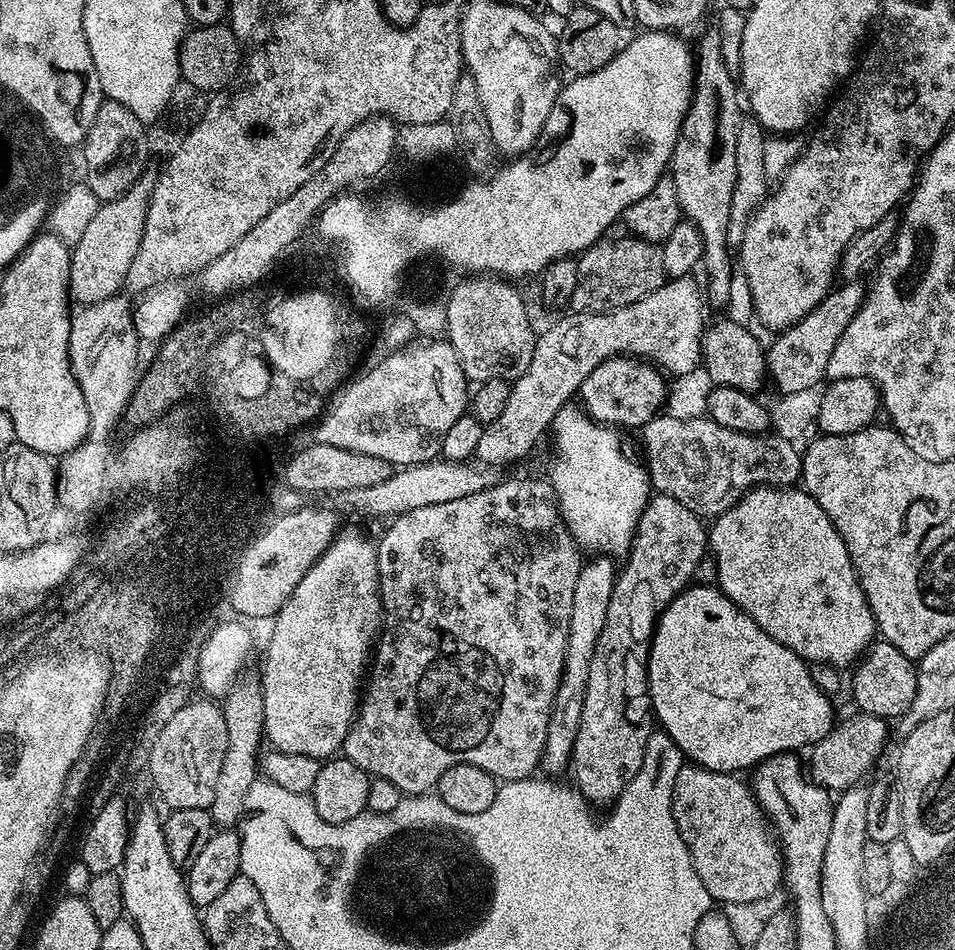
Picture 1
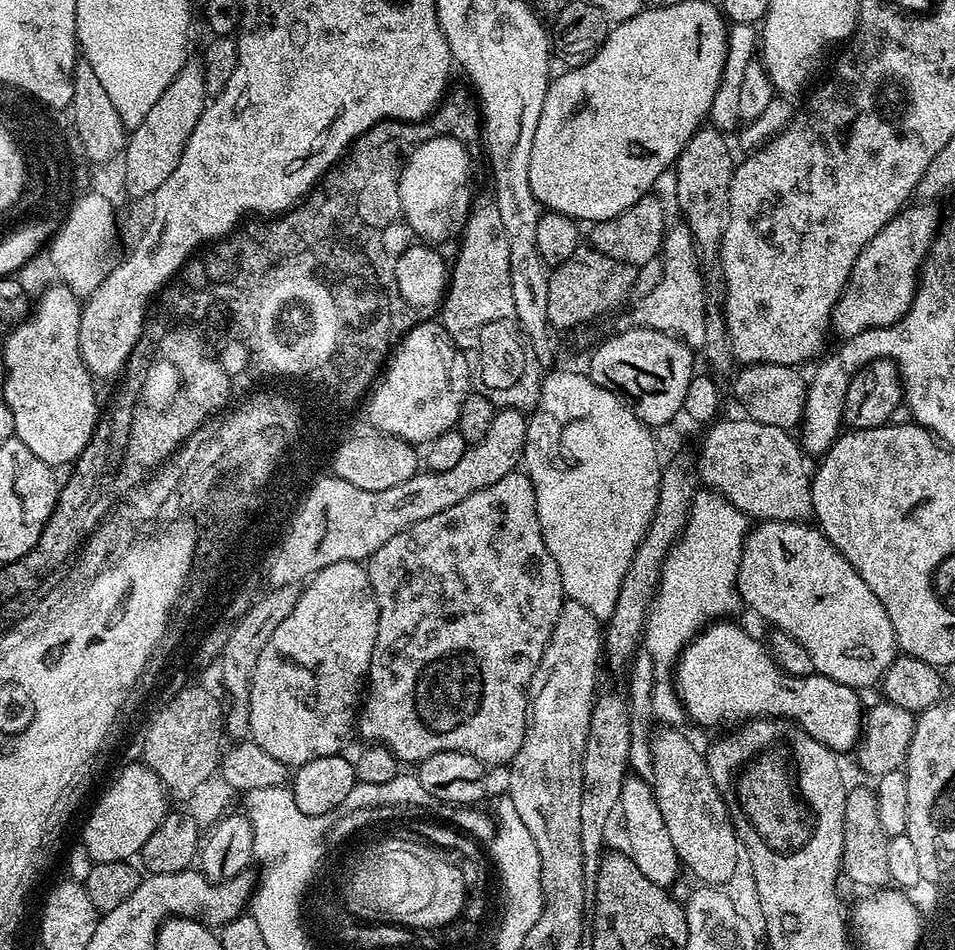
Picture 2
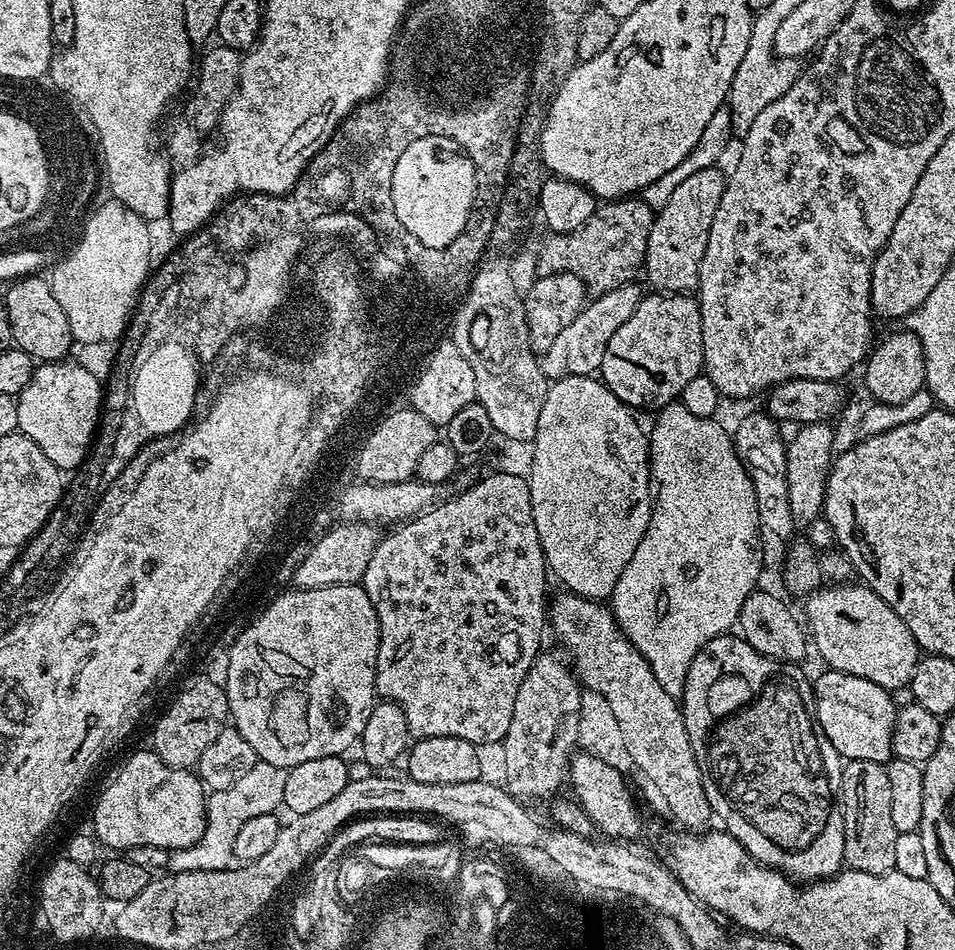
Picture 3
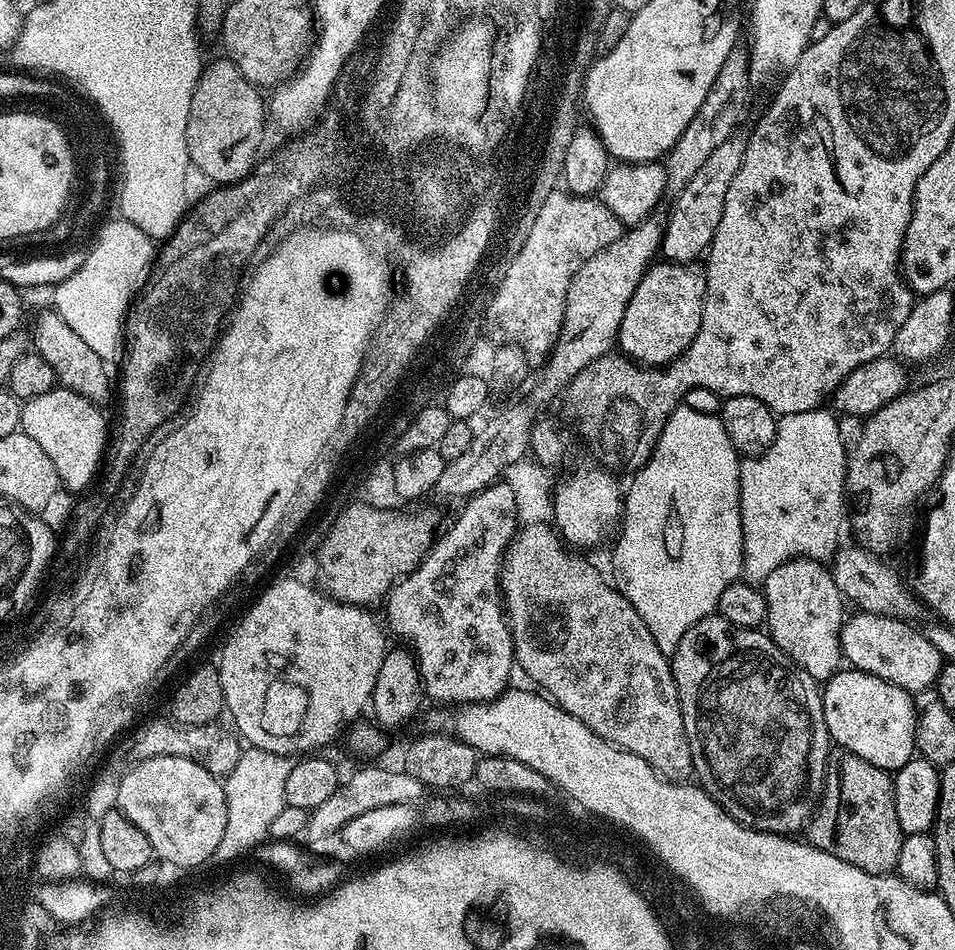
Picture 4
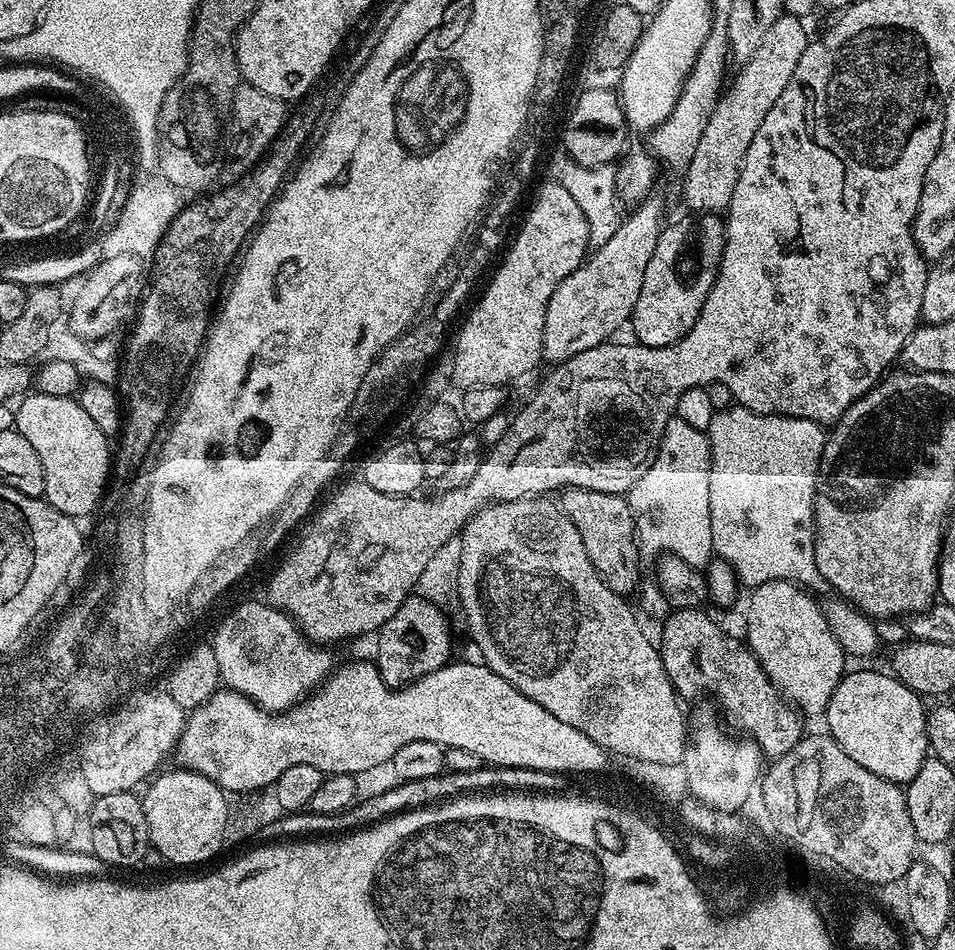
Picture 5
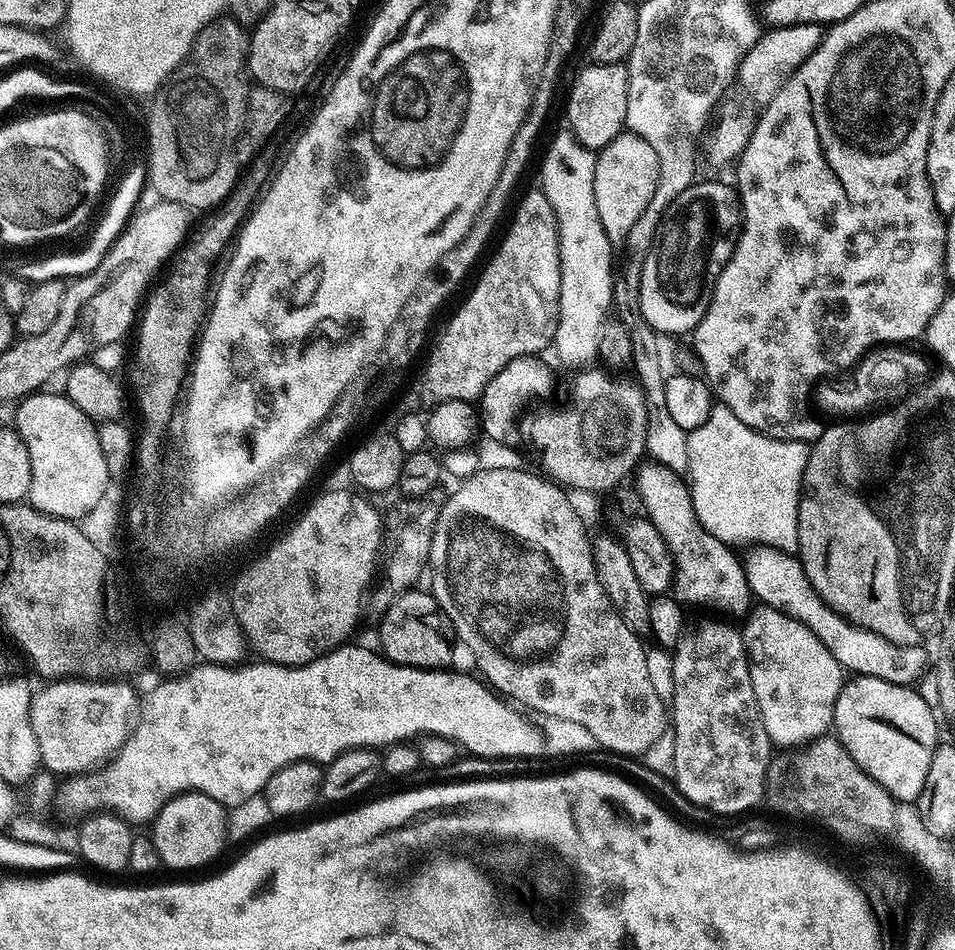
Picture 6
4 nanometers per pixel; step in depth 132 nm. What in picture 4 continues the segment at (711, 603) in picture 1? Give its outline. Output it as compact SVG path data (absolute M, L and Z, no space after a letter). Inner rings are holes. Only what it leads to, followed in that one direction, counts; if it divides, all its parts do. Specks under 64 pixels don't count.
M839 670L833 673L822 688L826 730L831 743L837 749L858 754L858 758L866 758L866 762L883 768L889 774L895 773L897 768L906 766L906 762L910 762L916 752L917 705L912 705L913 697L909 692L894 686L888 680L878 678L869 672L847 671Z

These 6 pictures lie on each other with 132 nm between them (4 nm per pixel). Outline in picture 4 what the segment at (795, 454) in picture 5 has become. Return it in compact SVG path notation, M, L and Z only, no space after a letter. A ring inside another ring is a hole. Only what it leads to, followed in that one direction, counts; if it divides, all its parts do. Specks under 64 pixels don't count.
M824 406L814 410L806 410L802 414L781 416L776 421L776 437L773 438L772 445L759 455L753 455L741 463L740 513L742 514L742 546L744 547L744 570L742 576L749 584L755 586L763 585L767 576L773 573L774 570L777 570L778 566L800 557L821 562L831 561L836 549L841 547L840 531L846 528L846 512L844 516L844 500L846 504L844 478L848 469L848 452L846 451L846 444L844 448L844 436L840 433L840 424L836 419L838 419L837 413Z

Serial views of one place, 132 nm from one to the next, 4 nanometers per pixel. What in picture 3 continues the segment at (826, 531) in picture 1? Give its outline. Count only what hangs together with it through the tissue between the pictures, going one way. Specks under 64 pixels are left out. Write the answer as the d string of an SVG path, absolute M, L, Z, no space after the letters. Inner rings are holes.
M863 583L840 584L837 588L821 587L807 597L808 601L808 620L806 628L810 633L811 643L814 648L820 651L820 656L825 660L827 667L833 672L845 672L858 678L866 678L878 686L889 690L897 690L903 686L911 685L912 675L918 666L922 650L916 644L914 634L894 614L894 610L878 594L874 594L872 589Z

